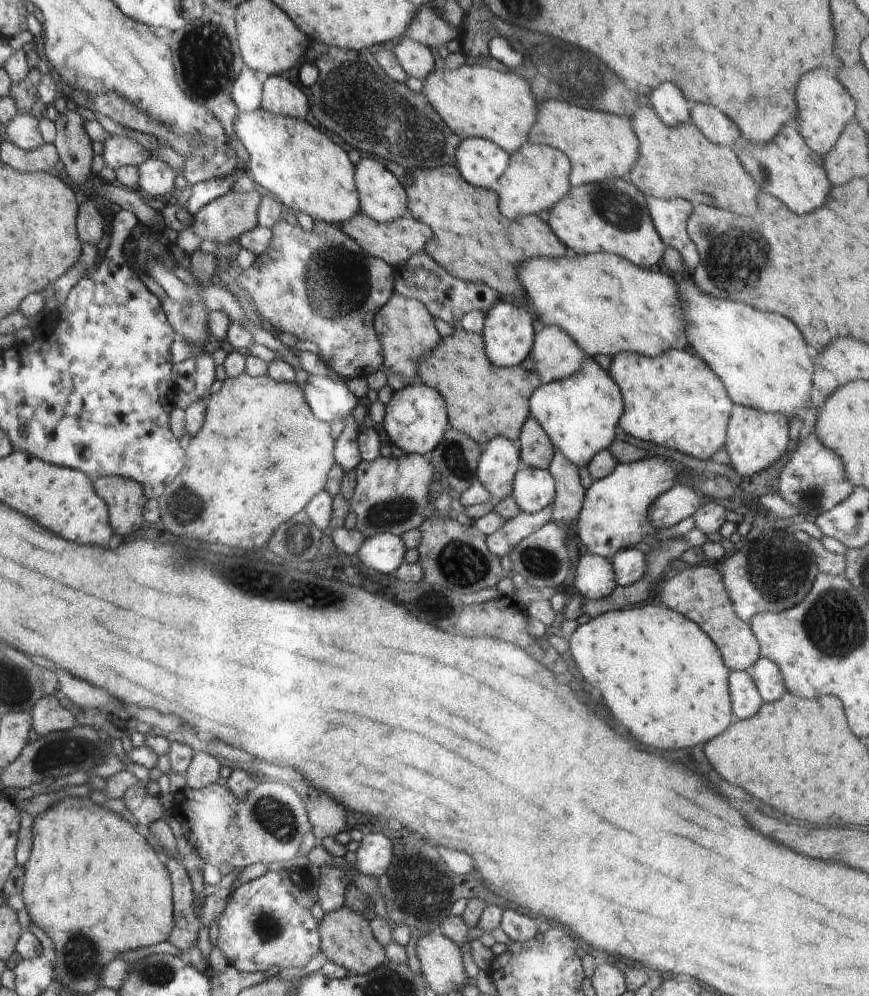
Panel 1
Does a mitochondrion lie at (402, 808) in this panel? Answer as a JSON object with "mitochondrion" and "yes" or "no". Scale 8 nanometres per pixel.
{"mitochondrion":"no"}

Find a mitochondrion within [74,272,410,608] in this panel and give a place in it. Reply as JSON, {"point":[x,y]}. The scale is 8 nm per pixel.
{"point":[183,513]}

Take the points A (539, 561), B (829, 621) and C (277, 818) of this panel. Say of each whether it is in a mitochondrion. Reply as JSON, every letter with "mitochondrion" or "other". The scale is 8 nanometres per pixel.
{"A":"mitochondrion","B":"mitochondrion","C":"mitochondrion"}

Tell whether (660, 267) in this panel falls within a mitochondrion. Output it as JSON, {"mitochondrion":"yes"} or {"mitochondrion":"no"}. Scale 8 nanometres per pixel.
{"mitochondrion":"no"}

